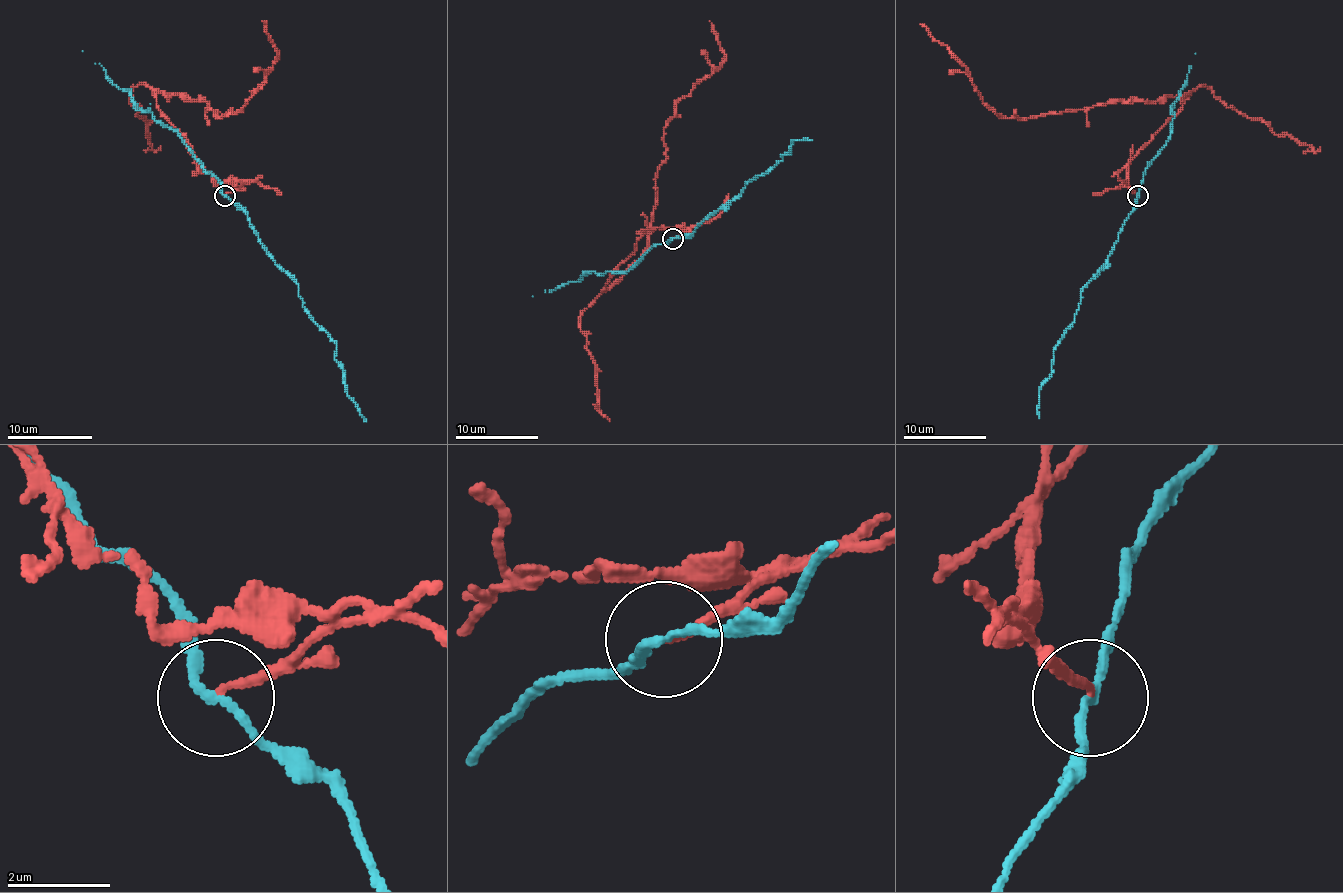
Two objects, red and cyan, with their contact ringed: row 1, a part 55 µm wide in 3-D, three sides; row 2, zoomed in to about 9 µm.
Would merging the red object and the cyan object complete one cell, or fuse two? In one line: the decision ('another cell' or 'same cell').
another cell

